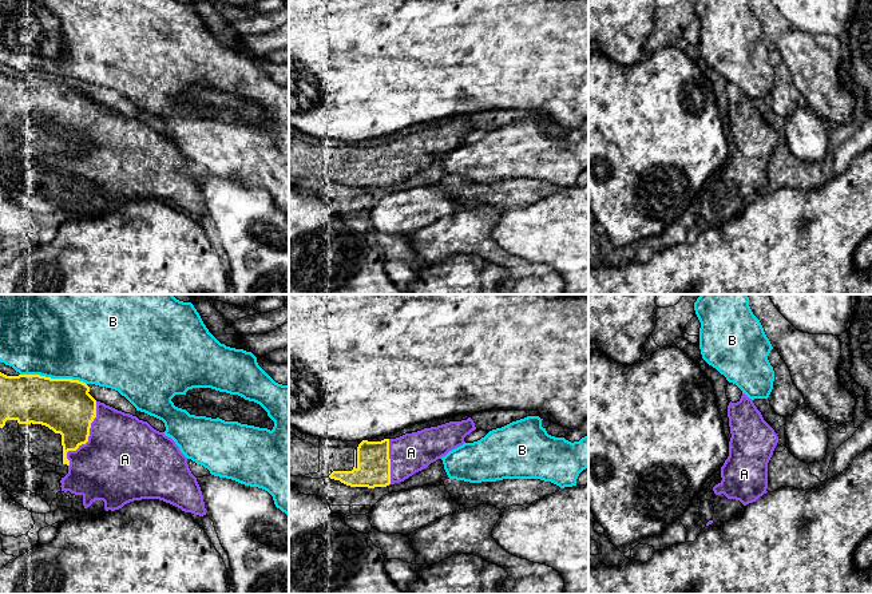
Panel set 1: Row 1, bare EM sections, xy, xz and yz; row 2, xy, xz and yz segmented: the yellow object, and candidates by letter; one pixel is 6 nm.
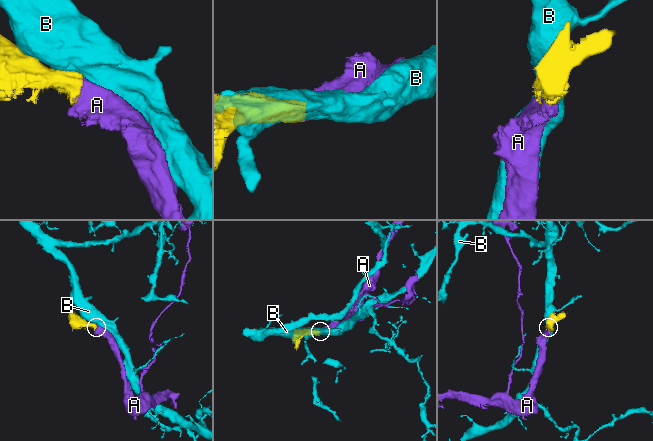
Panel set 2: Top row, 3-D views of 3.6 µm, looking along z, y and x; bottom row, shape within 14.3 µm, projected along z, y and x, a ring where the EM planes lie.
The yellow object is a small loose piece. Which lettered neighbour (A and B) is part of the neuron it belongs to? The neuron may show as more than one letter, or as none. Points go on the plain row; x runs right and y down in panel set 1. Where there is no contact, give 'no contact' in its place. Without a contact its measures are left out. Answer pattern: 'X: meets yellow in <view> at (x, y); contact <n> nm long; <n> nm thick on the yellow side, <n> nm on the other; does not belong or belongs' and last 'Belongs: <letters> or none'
A: meets yellow in xy at (87, 138); contact 420 nm long; 320 nm thick on the yellow side, 480 nm on the other; belongs
B: meets yellow in xy at (54, 79); contact 400 nm long; 320 nm thick on the yellow side, 480 nm on the other; does not belong
Belongs: A

